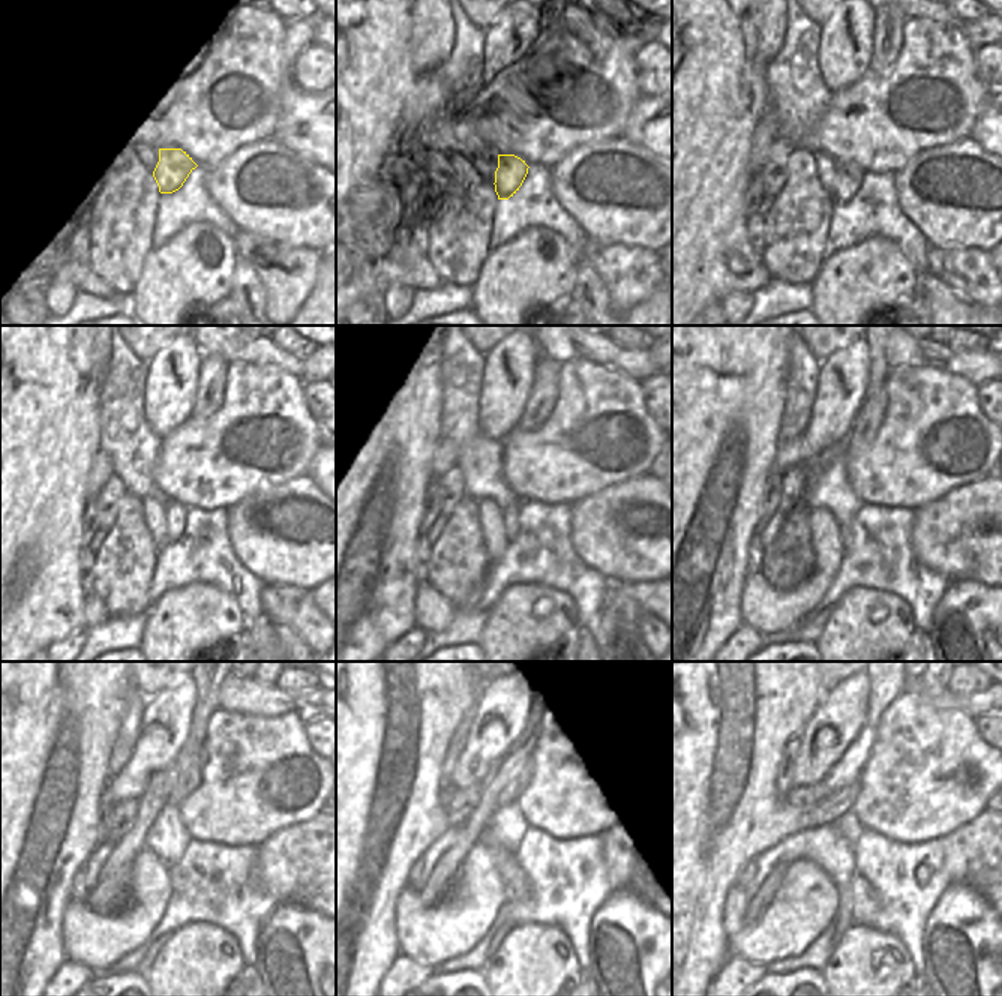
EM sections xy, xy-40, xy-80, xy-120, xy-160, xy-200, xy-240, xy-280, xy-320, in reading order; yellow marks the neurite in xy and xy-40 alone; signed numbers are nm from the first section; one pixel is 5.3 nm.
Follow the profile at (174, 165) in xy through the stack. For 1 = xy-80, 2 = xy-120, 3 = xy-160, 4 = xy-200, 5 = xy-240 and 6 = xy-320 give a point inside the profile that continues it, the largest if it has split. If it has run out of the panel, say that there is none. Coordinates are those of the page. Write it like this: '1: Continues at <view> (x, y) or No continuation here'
1: Continues at xy-80 (849, 176)
2: Continues at xy-120 (174, 512)
3: Continues at xy-160 (510, 515)
4: Continues at xy-200 (845, 531)
5: Continues at xy-240 (174, 870)
6: Continues at xy-320 (864, 900)

